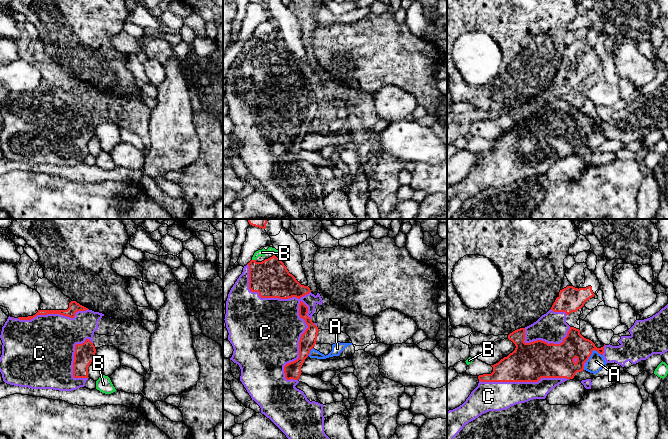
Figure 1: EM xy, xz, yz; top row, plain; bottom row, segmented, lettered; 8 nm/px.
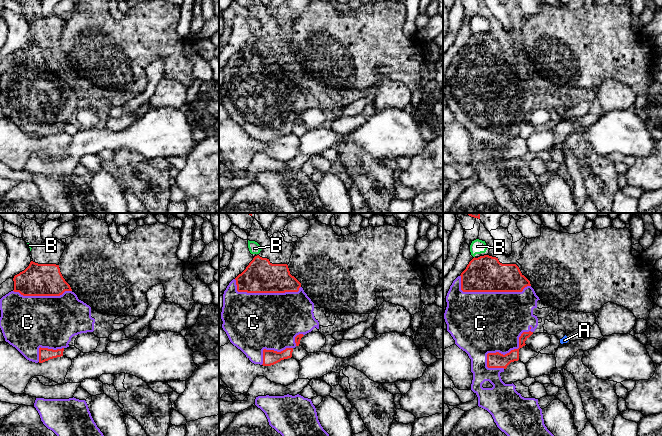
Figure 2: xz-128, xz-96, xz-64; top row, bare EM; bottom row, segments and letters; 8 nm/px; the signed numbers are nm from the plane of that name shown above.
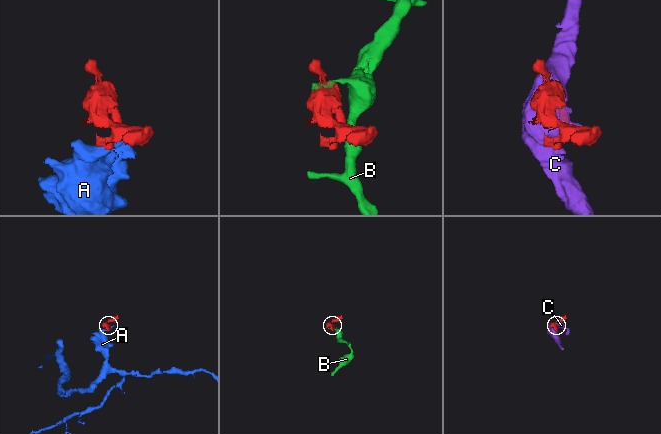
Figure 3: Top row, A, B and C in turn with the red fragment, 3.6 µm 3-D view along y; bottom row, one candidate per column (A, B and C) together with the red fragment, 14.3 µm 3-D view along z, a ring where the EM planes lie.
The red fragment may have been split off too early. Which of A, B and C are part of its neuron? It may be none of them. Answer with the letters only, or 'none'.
C

